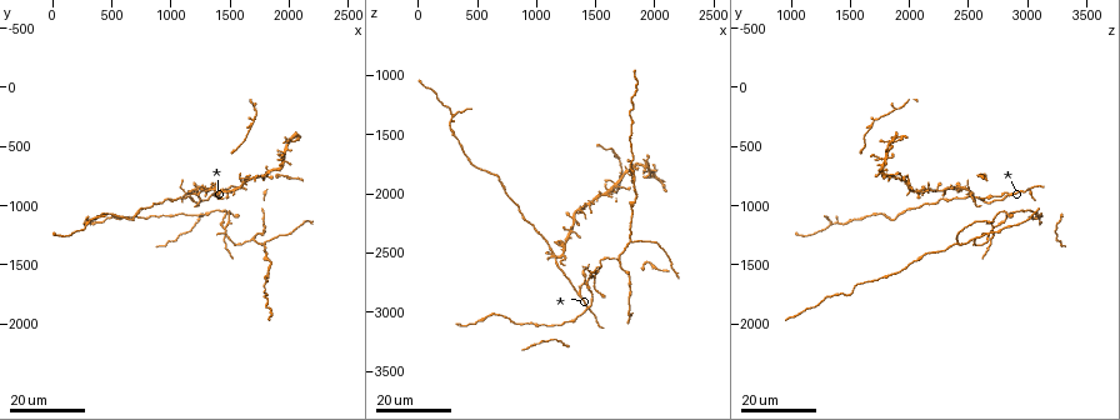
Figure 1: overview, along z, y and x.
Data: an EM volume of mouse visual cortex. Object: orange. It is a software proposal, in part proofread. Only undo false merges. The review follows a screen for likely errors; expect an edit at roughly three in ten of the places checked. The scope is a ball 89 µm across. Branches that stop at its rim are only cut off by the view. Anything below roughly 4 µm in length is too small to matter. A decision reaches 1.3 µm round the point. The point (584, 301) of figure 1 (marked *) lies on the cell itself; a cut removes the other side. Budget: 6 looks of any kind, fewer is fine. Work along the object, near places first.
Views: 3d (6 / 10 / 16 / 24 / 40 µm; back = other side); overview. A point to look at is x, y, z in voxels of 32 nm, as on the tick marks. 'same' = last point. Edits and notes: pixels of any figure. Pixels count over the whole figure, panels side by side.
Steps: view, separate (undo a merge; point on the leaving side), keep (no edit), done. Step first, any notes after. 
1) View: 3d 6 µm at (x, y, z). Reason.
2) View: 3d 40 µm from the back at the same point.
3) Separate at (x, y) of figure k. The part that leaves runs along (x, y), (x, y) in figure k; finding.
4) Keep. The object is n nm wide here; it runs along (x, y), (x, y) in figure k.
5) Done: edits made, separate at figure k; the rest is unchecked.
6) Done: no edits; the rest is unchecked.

View: 3d 16 µm at (1720, 1280, 2560). Arms part here.

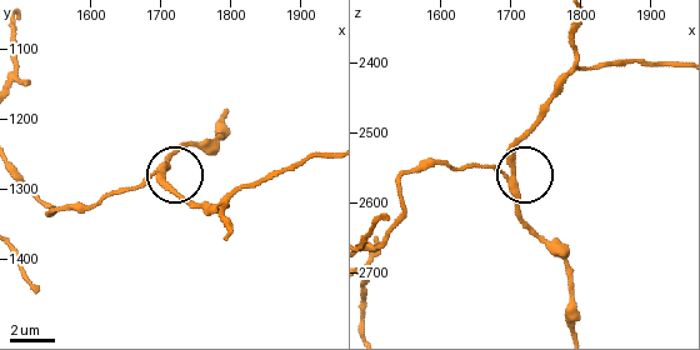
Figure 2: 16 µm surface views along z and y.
View: 3d 6 µm at (1705, 1280, 2540).

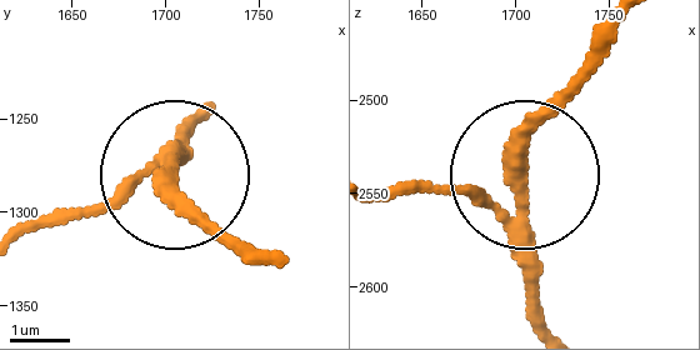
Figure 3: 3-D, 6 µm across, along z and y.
Keep. The object is 240 nm wide here; it runs along (381, 193), (525, 183), (530, 323) in figure 3; all the same cell.

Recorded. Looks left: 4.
View: 3d 24 µm at (1380, 920, 2840). Three arms meet.

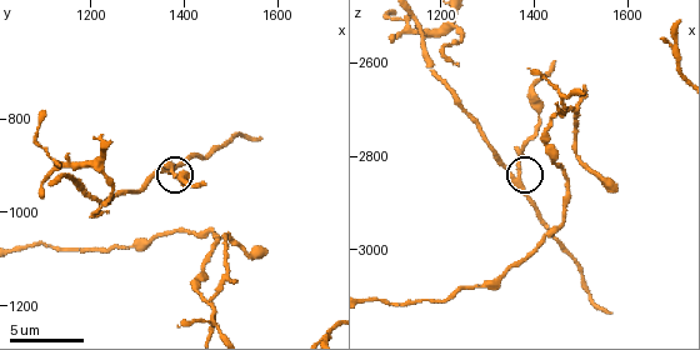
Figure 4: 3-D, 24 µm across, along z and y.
View: 3d 6 µm at (1350, 910, 2845).

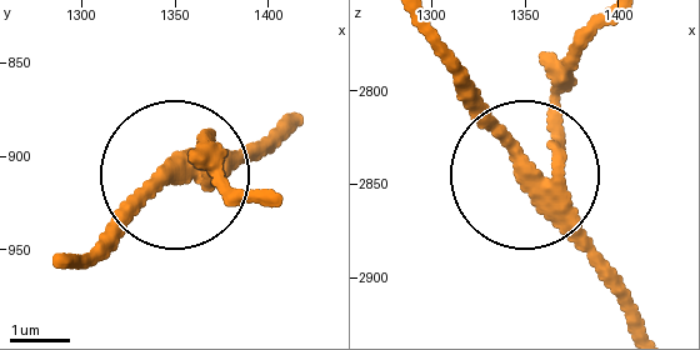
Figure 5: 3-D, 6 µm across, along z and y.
Separate at (196, 138) of figure 5. 3 arms meet here; the part that leaves runs along (565, 186), (550, 86), (595, 28) in figure 5; a second cell is stuck on.

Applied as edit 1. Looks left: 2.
View: overview. Redraw.

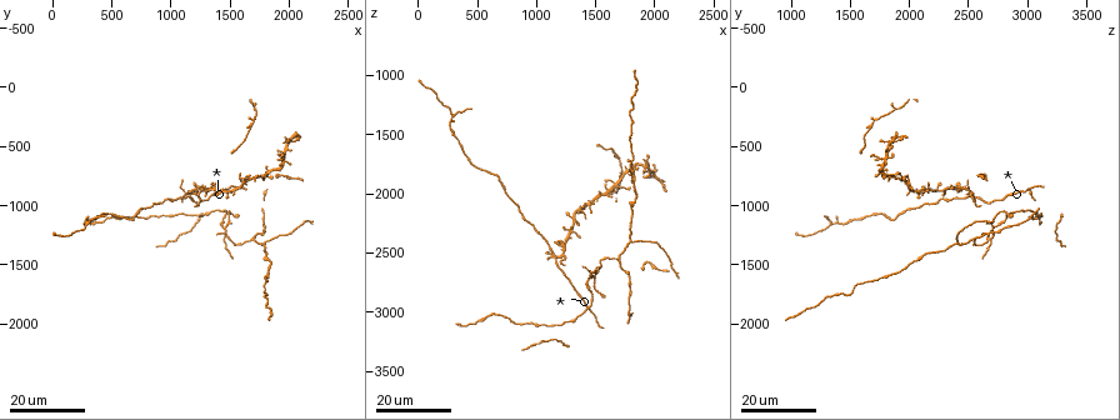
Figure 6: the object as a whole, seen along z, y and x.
View: 3d 10 µm at (1225, 895, 2520). Arms part here.

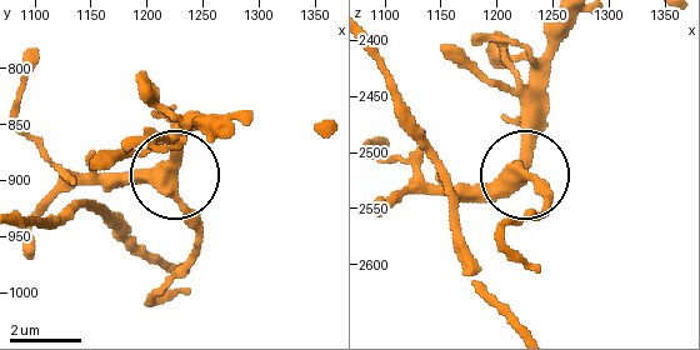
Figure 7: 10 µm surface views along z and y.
Keep. The side arm is 6 µm long; it runs along (171, 260), (100, 204), (106, 189), (175, 178), (201, 240) in figure 7; one cell here.

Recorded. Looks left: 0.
Done: edits made, separate at figure 5; the rest is unchecked.

